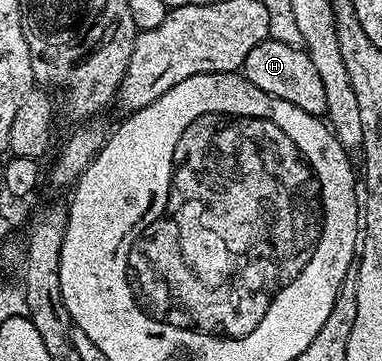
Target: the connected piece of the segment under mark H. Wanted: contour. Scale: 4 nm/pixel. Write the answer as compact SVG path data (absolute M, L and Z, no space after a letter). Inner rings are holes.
M268 39L257 43L249 55L245 55L245 63L241 70L253 87L273 95L277 99L285 99L285 103L293 103L293 107L301 107L301 111L309 111L309 115L323 117L325 107L325 86L321 83L321 75L317 75L317 67L313 67L313 59L306 48Z

